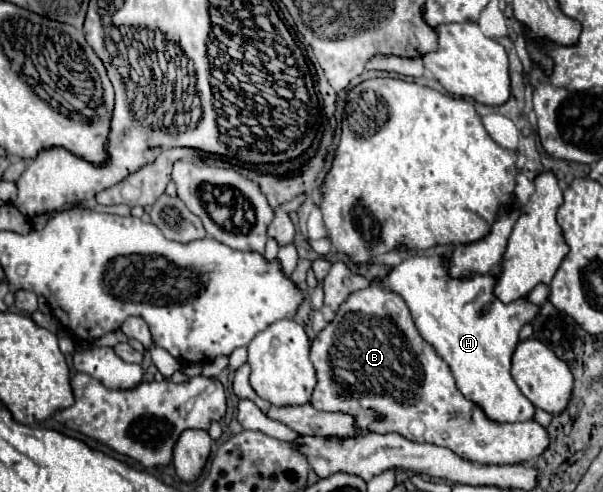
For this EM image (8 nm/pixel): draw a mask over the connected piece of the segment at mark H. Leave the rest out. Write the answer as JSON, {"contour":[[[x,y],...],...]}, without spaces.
{"contour":[[[399,246],[397,254],[401,256],[401,264],[393,266],[387,272],[387,276],[375,280],[375,284],[399,294],[405,300],[405,304],[411,310],[411,316],[413,316],[413,322],[415,322],[419,334],[449,364],[461,394],[465,398],[473,400],[475,404],[479,404],[485,410],[485,414],[497,422],[533,420],[535,406],[521,394],[515,380],[511,378],[511,356],[513,356],[513,350],[519,342],[521,326],[525,322],[531,322],[537,316],[539,306],[531,304],[527,300],[527,296],[519,298],[517,302],[509,302],[509,304],[503,304],[501,300],[497,300],[493,294],[497,278],[491,272],[489,274],[473,274],[467,278],[453,278],[453,276],[449,276],[449,262],[443,256],[411,254],[405,246]]]}

